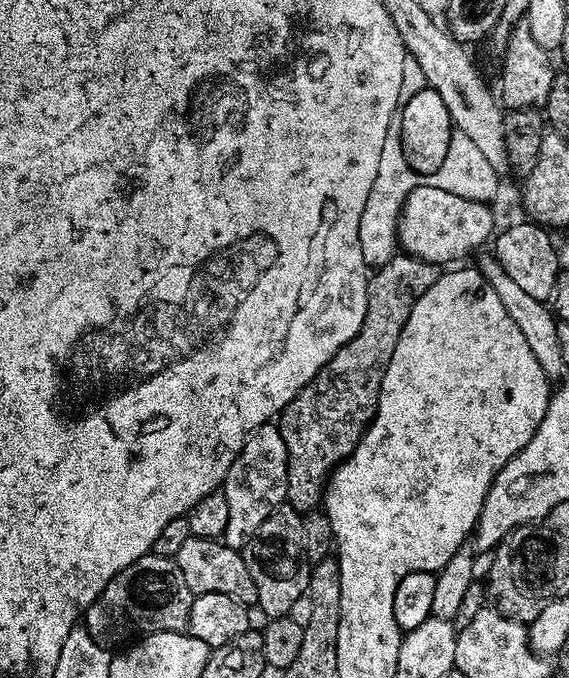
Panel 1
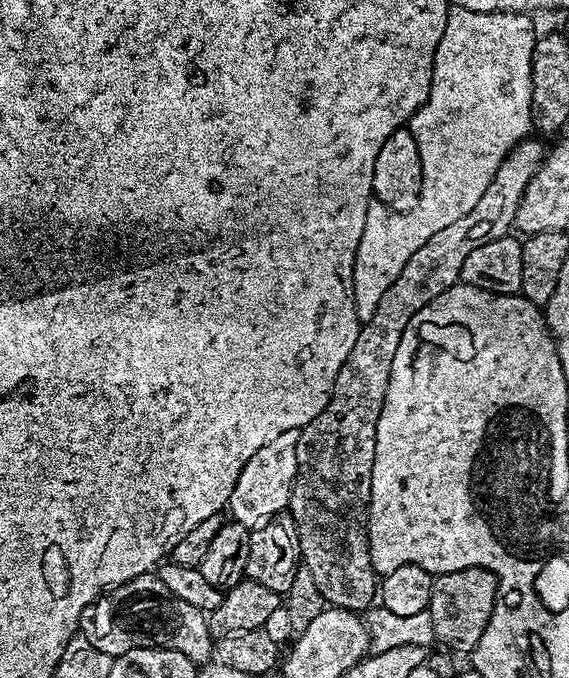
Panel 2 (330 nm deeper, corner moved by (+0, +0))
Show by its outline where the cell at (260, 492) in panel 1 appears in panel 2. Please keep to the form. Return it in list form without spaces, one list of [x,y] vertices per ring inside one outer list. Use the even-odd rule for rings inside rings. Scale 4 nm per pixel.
[[[298,428],[278,434],[278,438],[266,442],[266,446],[262,446],[262,450],[258,450],[258,454],[254,454],[254,458],[242,466],[242,474],[238,474],[238,482],[234,482],[234,490],[228,499],[227,511],[231,519],[245,524],[251,530],[287,509],[298,470],[299,437]]]

